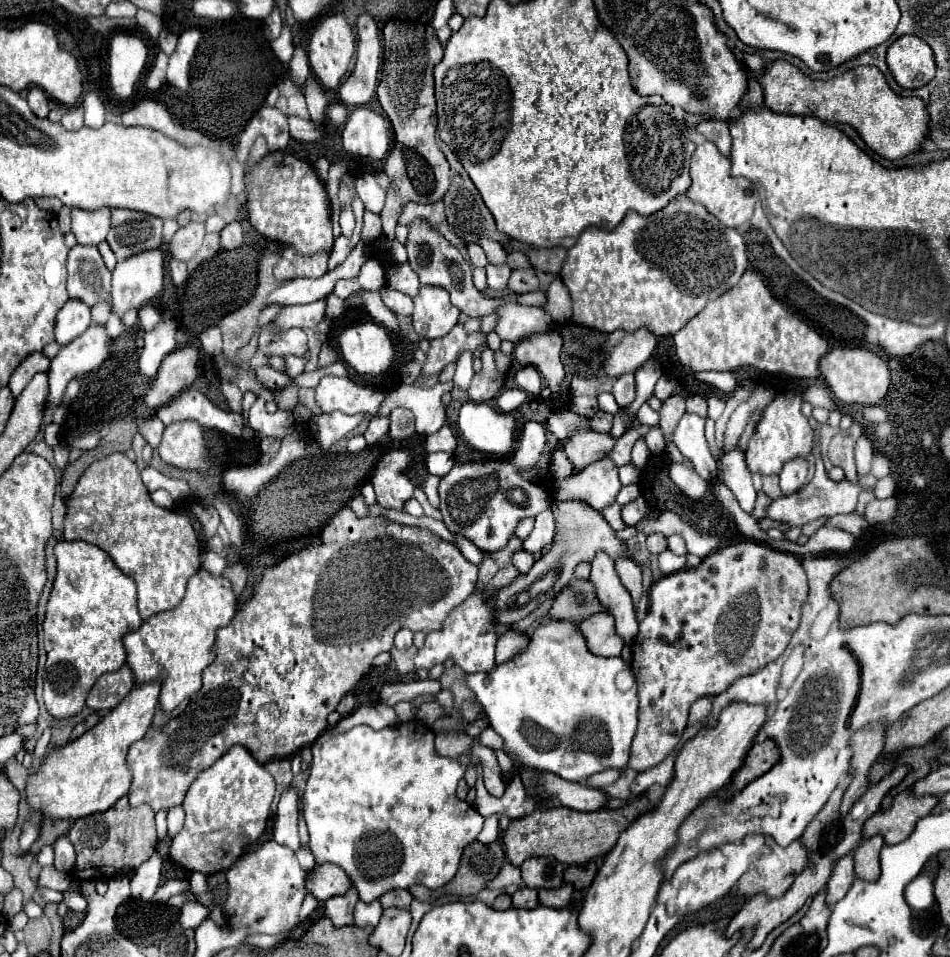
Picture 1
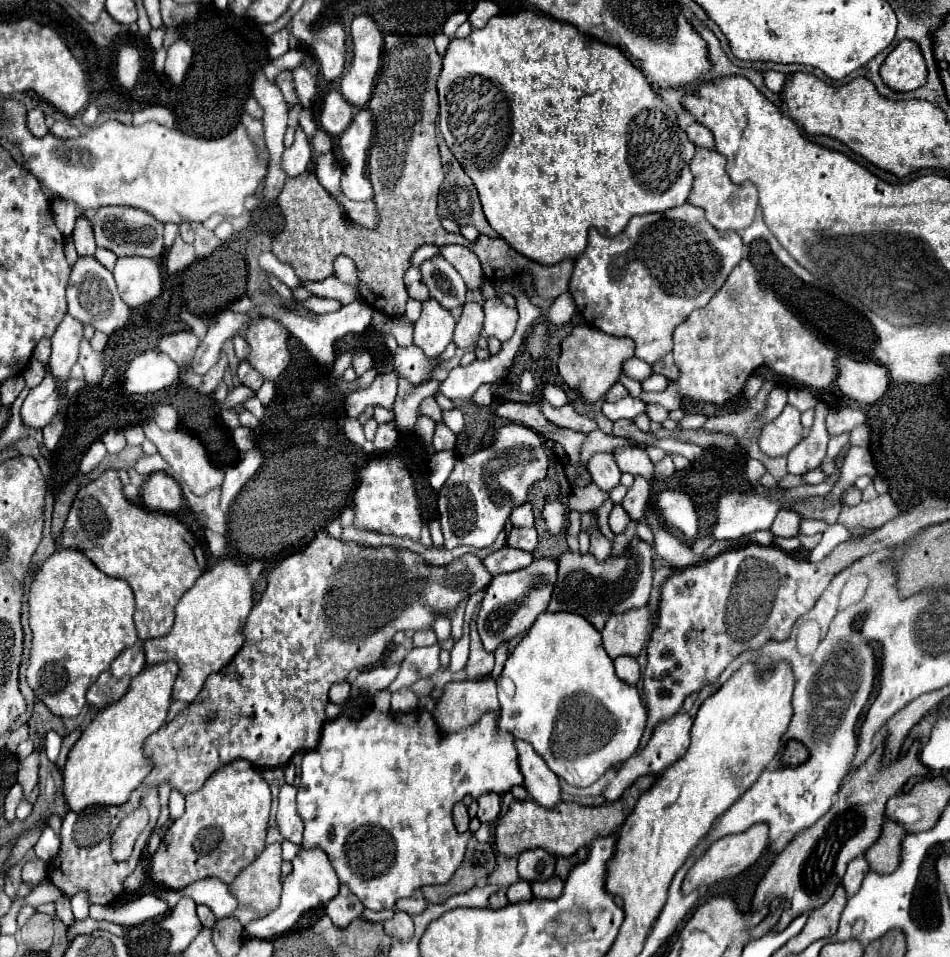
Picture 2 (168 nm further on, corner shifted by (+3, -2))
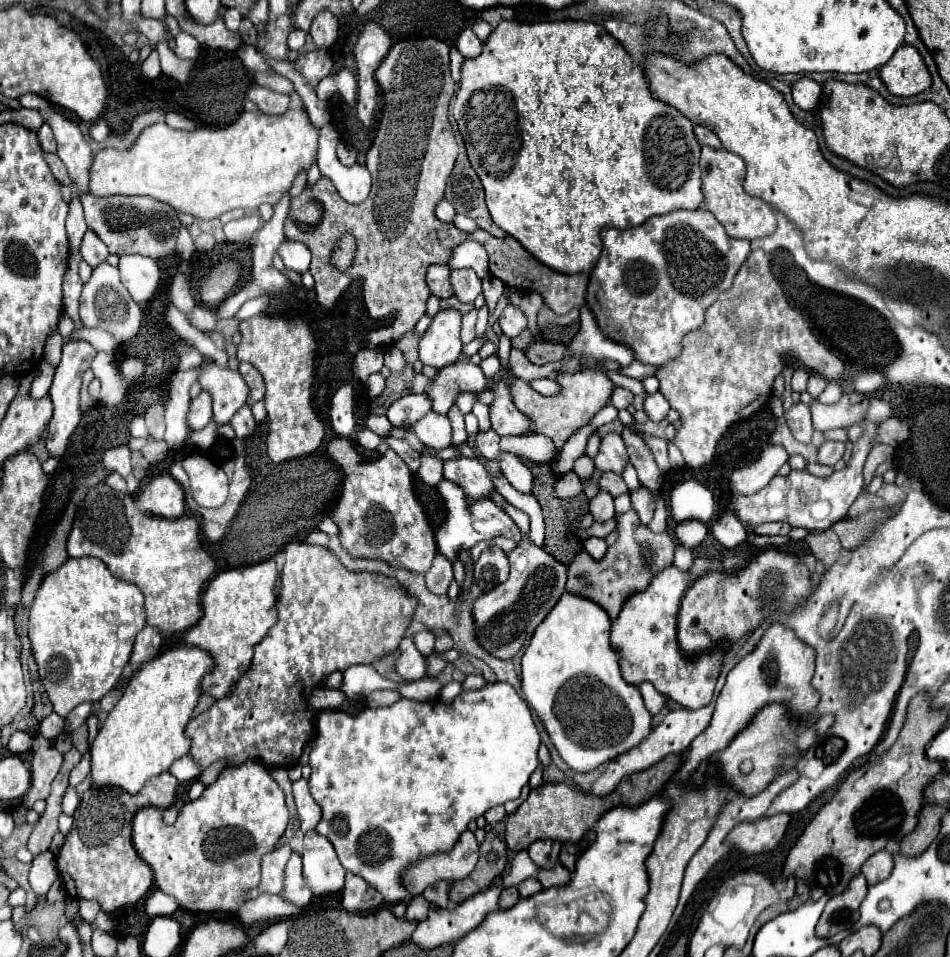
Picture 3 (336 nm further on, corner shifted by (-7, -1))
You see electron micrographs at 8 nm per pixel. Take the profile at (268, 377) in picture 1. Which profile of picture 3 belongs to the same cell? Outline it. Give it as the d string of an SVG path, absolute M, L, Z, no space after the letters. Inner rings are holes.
M240 362L240 366L238 366L238 372L242 374L242 378L248 382L248 388L250 388L250 406L254 404L254 402L258 402L258 400L262 400L262 396L264 396L264 380L262 380L262 376L260 376L260 372L256 372L250 364L246 364L246 362Z

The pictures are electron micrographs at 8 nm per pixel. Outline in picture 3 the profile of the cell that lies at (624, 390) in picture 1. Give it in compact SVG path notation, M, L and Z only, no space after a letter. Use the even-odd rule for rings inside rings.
M614 388L612 396L610 396L610 404L614 408L622 410L622 408L628 408L632 404L632 398L634 398L634 394L630 390L626 390L626 388Z

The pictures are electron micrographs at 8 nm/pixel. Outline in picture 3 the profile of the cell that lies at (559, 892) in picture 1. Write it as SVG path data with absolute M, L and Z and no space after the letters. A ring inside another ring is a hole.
M558 864L558 866L550 868L550 870L540 870L540 872L538 872L538 880L540 880L540 884L542 884L544 888L564 886L564 884L568 884L568 880L570 880L570 872L568 872L562 864Z

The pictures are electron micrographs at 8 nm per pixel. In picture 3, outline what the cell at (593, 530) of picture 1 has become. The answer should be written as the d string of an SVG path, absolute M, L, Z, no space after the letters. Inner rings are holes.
M536 546L524 558L524 562L510 562L510 578L486 592L472 604L472 618L478 644L492 654L494 658L508 660L512 658L534 634L538 624L550 614L552 606L560 600L566 586L568 568L554 560L544 548Z

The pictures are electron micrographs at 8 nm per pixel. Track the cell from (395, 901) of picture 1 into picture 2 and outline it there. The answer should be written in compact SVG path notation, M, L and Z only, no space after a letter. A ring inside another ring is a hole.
M414 891L414 893L412 893L412 897L398 899L394 909L404 909L406 913L410 913L410 915L416 915L416 913L422 913L422 911L424 911L424 907L426 907L426 901L424 901L422 893L420 893L420 891Z

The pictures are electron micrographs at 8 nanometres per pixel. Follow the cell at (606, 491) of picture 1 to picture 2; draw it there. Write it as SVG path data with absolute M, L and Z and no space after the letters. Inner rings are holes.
M594 453L588 461L588 471L592 475L592 481L606 493L620 483L620 469L608 453Z

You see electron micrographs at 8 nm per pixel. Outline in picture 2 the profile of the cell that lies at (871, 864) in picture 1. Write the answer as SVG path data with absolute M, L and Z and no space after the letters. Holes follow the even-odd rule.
M886 821L882 827L880 837L876 839L876 843L864 853L864 859L868 861L868 867L874 873L890 873L896 869L898 865L898 855L900 855L900 841L906 835L904 827L894 823L894 821Z

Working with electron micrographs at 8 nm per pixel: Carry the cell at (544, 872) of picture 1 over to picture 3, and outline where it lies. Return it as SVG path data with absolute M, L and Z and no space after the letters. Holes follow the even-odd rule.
M536 840L528 848L528 854L536 862L538 868L552 868L552 866L558 864L560 842L554 842L554 840Z

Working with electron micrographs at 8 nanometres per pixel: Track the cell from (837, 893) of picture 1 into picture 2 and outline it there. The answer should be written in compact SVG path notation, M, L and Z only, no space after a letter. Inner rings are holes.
M862 855L856 857L856 859L852 859L852 861L848 863L846 875L844 875L844 879L842 879L842 887L846 889L846 895L848 895L848 897L854 895L854 893L860 889L860 883L862 883L862 879L864 879L866 873L868 873L868 863L866 863L866 859L864 859Z

